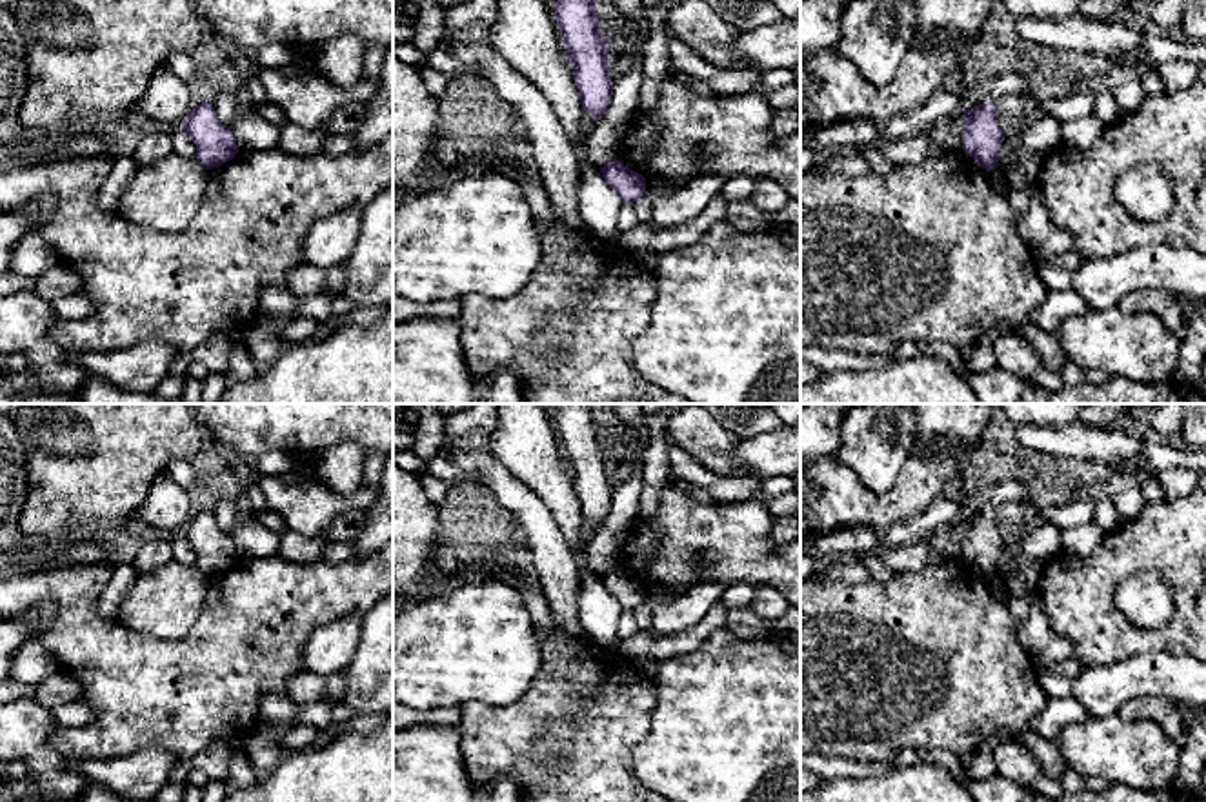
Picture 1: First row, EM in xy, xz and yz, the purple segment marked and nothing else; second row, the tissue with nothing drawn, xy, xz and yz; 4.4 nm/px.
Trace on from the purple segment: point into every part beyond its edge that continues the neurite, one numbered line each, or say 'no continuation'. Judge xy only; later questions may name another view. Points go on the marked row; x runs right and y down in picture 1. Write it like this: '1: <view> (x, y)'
no continuation

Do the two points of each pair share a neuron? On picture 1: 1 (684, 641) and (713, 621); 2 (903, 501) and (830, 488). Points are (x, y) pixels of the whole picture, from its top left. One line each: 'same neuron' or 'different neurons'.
1: same neuron
2: same neuron

